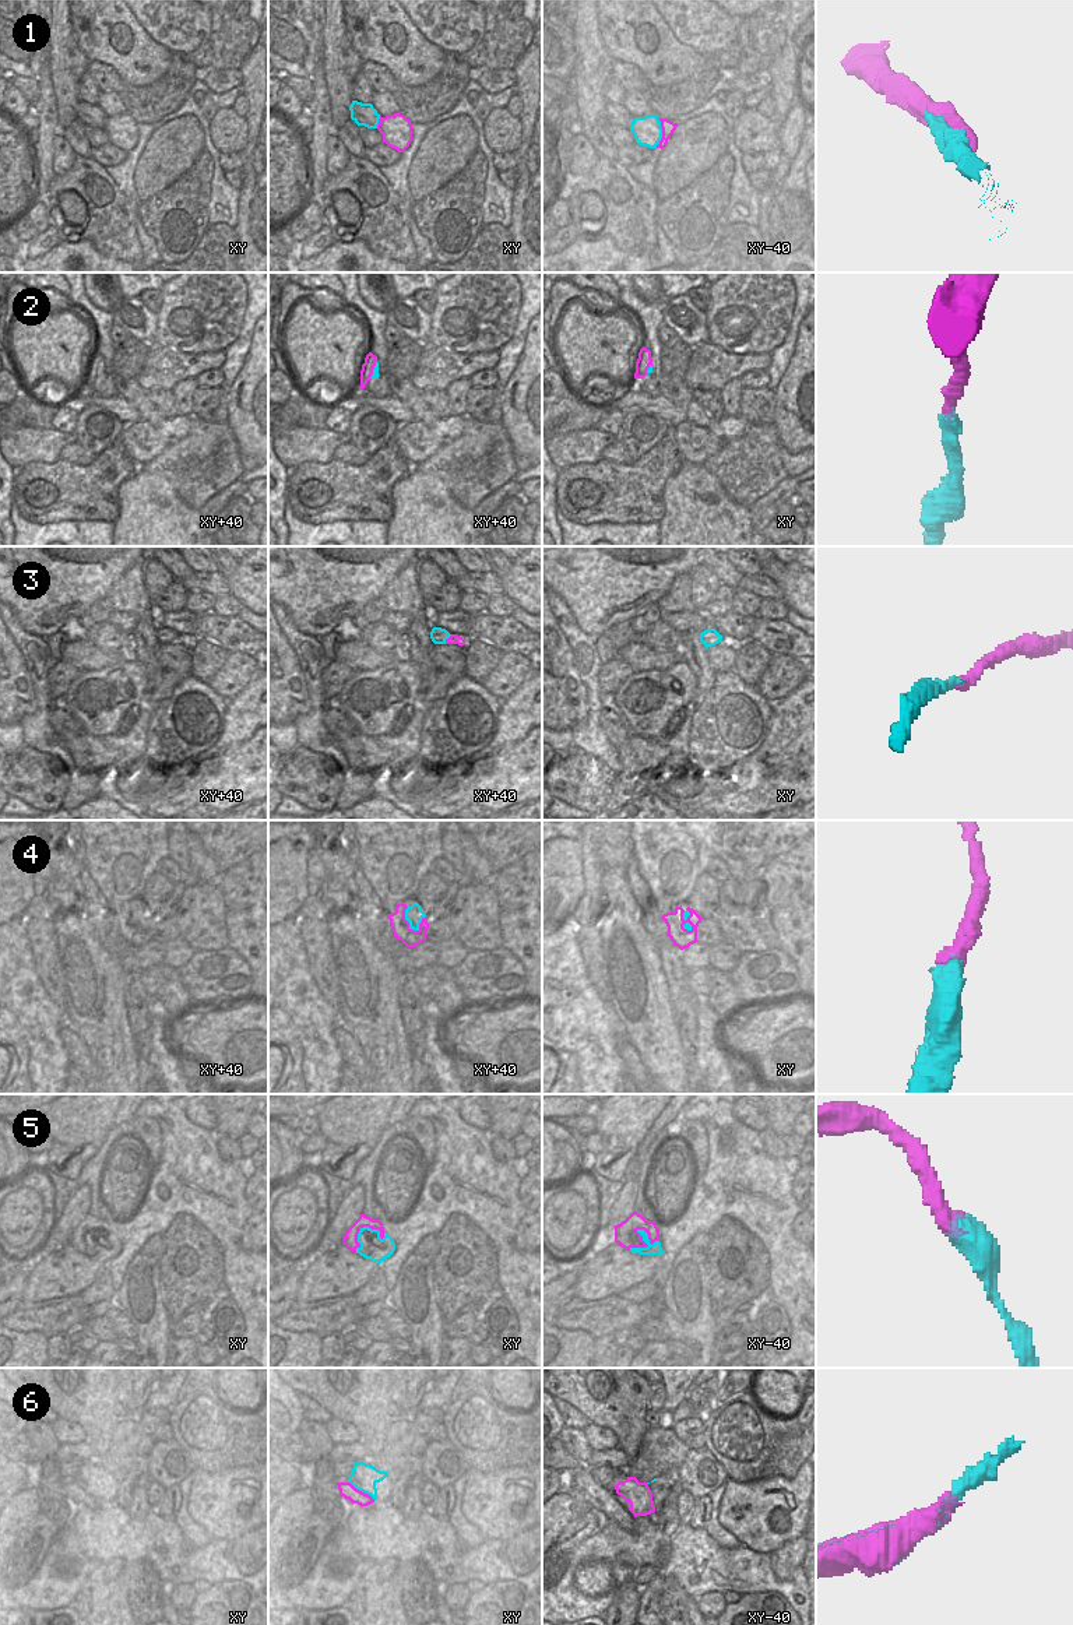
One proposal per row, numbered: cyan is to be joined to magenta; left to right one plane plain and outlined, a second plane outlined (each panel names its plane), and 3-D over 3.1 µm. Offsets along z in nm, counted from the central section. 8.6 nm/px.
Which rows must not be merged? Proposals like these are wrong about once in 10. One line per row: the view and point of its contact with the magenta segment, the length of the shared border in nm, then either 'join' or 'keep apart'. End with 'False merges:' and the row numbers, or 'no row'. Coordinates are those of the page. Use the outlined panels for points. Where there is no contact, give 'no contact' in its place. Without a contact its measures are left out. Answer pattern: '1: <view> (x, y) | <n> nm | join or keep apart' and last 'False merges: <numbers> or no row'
1: xy-40 (662, 133) | 260 nm | join
2: xy+40 (372, 369) | 170 nm | join
3: xy+40 (447, 639) | 110 nm | join
4: xy+40 (407, 921) | 240 nm | join
5: xy-40 (643, 1247) | 280 nm | join
6: xy (361, 1491) | 280 nm | join
False merges: no row

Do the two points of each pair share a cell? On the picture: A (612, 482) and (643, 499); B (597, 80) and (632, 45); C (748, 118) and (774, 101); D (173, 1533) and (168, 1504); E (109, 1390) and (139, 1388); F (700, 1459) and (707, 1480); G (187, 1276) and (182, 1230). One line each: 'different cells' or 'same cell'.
A: same cell
B: different cells
C: different cells
D: same cell
E: different cells
F: same cell
G: same cell

